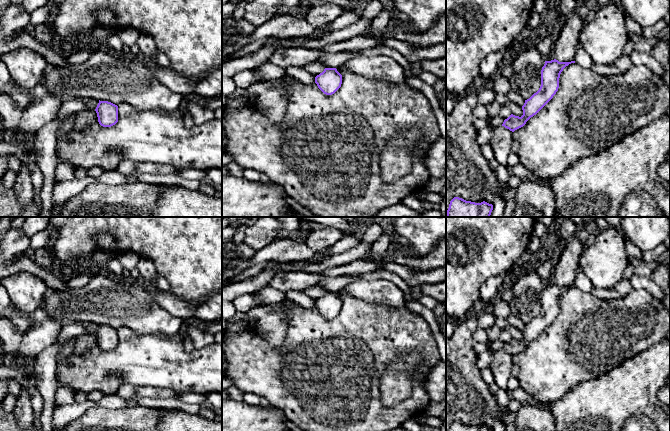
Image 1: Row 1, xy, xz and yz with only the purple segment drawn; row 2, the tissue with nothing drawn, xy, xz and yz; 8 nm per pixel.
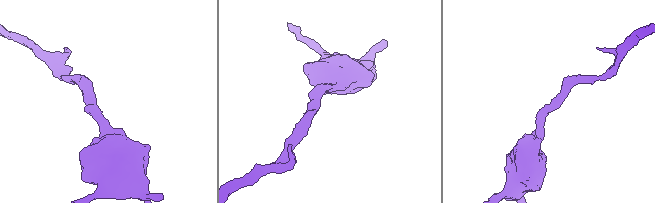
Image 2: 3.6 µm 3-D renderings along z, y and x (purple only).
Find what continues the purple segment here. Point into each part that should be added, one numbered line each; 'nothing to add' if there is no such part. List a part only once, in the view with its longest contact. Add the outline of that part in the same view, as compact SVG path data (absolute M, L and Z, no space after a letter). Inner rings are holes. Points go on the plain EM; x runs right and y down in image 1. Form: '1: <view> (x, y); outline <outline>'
nothing to add

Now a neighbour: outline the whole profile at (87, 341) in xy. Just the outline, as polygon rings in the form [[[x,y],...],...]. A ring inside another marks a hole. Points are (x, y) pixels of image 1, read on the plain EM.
[[[85,333],[76,338],[75,352],[83,353],[98,345],[97,337],[95,334]]]

